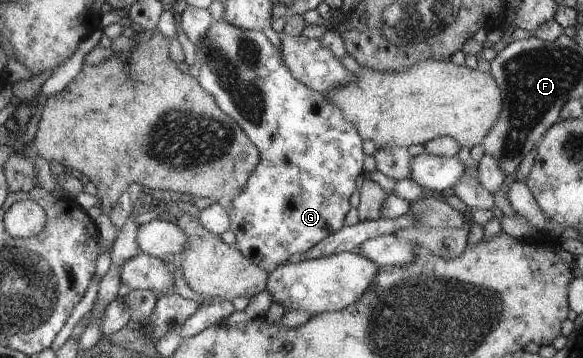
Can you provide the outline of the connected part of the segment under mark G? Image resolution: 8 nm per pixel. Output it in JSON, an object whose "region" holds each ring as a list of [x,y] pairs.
{"region":[[[213,21],[208,34],[196,46],[194,73],[197,78],[200,78],[200,85],[204,87],[209,94],[216,99],[217,106],[230,117],[236,119],[240,126],[244,129],[245,134],[248,135],[252,142],[259,148],[260,164],[256,167],[255,172],[249,177],[248,184],[244,188],[244,192],[236,196],[233,200],[223,200],[220,205],[225,208],[229,215],[230,230],[235,234],[236,242],[233,244],[237,250],[244,254],[245,258],[249,259],[250,263],[256,263],[257,266],[263,270],[274,271],[278,266],[287,264],[287,260],[295,254],[305,254],[311,250],[313,246],[319,245],[323,238],[327,238],[330,234],[336,233],[337,230],[343,228],[343,220],[347,216],[347,212],[351,210],[349,198],[355,192],[355,184],[357,178],[363,172],[363,137],[360,131],[349,119],[345,118],[344,111],[340,107],[335,106],[329,98],[325,98],[320,91],[315,91],[312,87],[305,86],[299,79],[297,79],[292,71],[288,69],[288,65],[284,62],[283,55],[280,50],[275,47],[263,31],[261,30],[247,30],[239,26],[233,26],[232,23],[221,21]]]}

